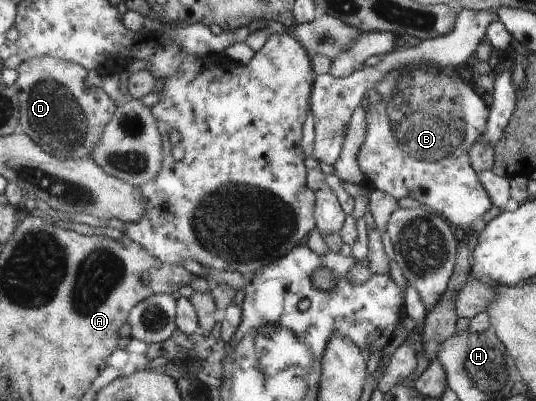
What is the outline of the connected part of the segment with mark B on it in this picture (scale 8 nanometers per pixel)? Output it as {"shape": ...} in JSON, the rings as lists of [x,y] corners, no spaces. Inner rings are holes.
{"shape":[[[406,66],[384,76],[374,90],[380,94],[376,104],[369,104],[366,112],[367,132],[358,154],[358,166],[370,189],[392,196],[396,202],[411,197],[421,205],[432,208],[455,229],[468,233],[468,226],[488,212],[492,206],[487,190],[470,162],[470,151],[487,128],[489,108],[484,100],[460,77],[452,78],[434,66]]]}

